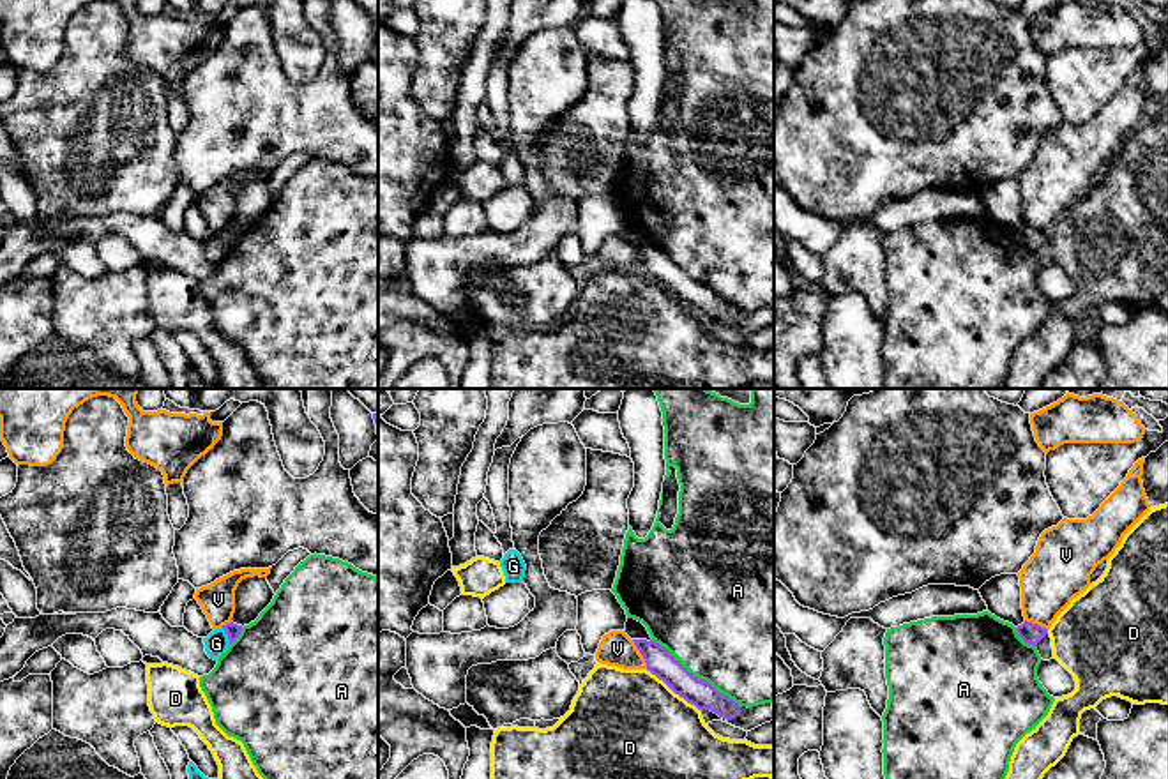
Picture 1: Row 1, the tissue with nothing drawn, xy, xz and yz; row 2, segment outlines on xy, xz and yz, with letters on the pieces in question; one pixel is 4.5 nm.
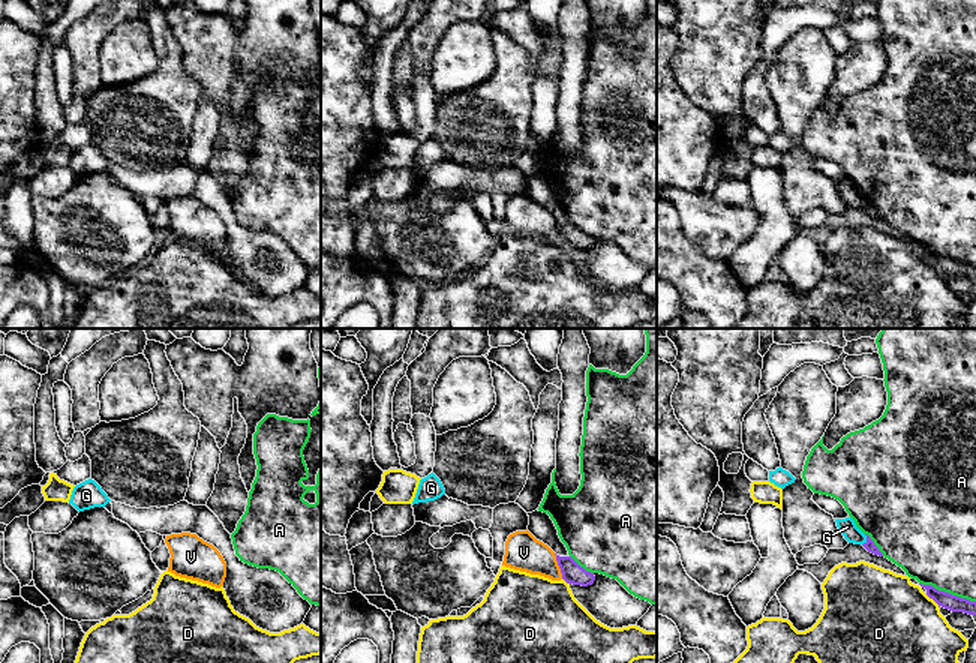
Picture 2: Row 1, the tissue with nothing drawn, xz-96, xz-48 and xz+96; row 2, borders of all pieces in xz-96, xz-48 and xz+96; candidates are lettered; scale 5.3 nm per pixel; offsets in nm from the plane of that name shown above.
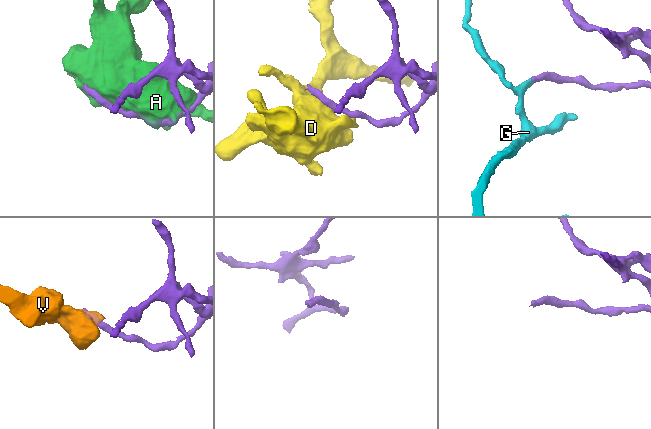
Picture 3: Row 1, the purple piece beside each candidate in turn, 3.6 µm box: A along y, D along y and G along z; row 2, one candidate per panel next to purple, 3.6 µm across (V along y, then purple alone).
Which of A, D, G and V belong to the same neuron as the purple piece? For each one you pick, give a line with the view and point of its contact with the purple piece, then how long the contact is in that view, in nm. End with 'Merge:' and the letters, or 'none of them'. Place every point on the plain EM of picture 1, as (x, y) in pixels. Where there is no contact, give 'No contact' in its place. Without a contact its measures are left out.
G: Touches purple at xy (228, 241). Shared border 90 nm
Merge: G

